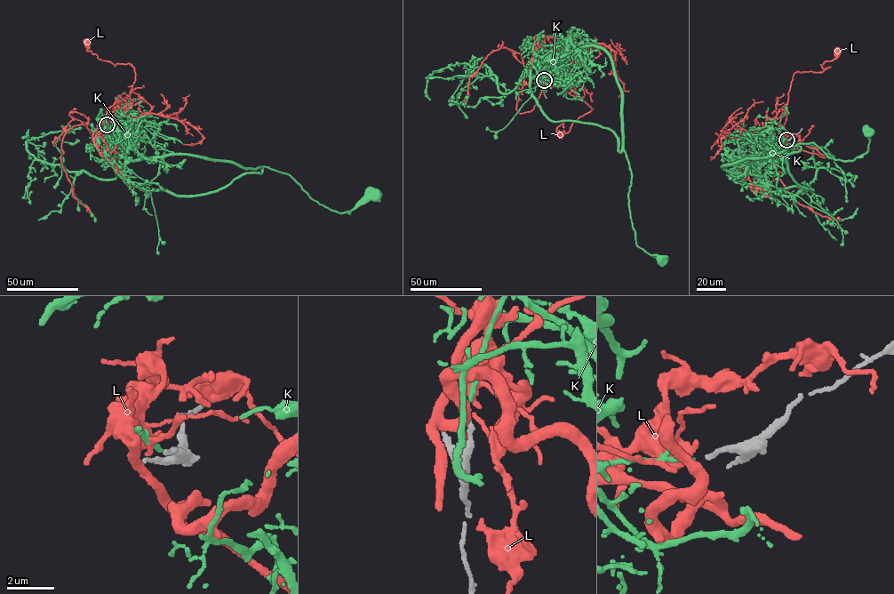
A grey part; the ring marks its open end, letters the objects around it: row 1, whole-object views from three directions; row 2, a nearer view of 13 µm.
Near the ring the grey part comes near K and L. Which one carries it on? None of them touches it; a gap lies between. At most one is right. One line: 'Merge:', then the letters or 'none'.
Merge: K

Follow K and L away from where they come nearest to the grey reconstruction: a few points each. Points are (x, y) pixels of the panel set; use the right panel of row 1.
K: (786, 140), (762, 149), (760, 176), (722, 166), (811, 142), (828, 157), (854, 160), (867, 151), (867, 132)
L: (786, 140), (774, 136), (771, 124), (787, 103), (793, 76), (830, 68), (821, 64), (834, 59), (839, 51)

